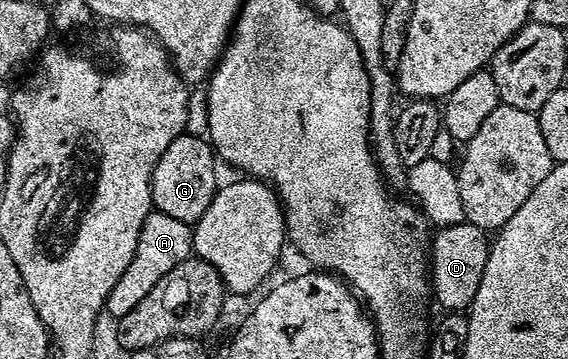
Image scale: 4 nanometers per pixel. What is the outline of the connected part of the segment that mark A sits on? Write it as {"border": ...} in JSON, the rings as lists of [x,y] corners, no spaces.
{"border":[[[151,210],[148,218],[144,218],[144,226],[140,230],[132,262],[128,262],[128,268],[124,270],[124,274],[120,274],[116,286],[112,286],[108,294],[105,311],[111,312],[114,318],[128,314],[128,310],[132,310],[132,306],[136,306],[136,302],[140,302],[140,298],[144,298],[144,294],[148,294],[148,290],[152,290],[152,286],[156,286],[156,282],[160,282],[160,278],[168,274],[168,270],[180,266],[180,262],[191,259],[193,247],[191,225],[176,218],[168,218],[168,214],[163,212]]]}

